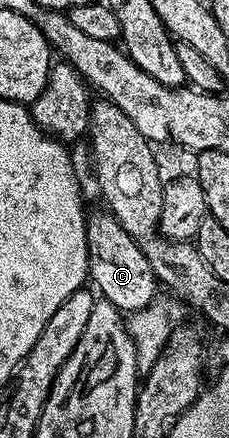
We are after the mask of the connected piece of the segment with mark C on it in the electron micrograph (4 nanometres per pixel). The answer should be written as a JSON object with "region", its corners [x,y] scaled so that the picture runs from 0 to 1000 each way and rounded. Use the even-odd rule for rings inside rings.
{"region":[[[437,477],[376,493],[380,507],[380,623],[393,644],[415,644],[410,662],[445,680],[493,694],[524,715],[568,715],[633,705],[686,680],[703,648],[633,587],[624,566],[594,555],[546,523],[507,505],[502,493]]]}

